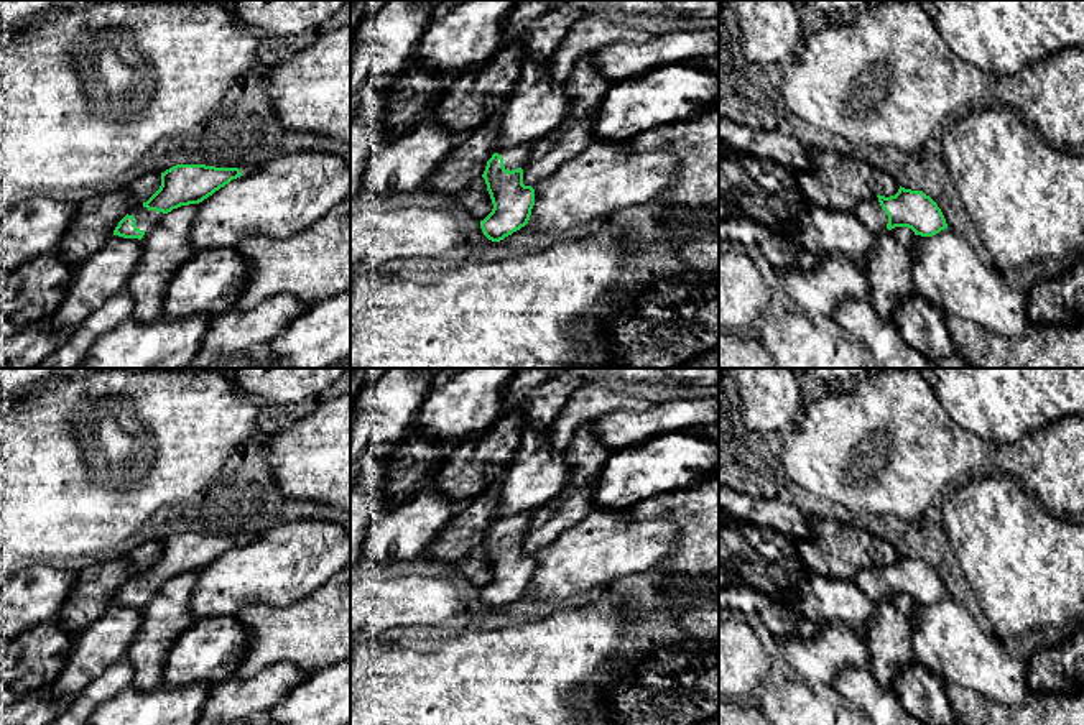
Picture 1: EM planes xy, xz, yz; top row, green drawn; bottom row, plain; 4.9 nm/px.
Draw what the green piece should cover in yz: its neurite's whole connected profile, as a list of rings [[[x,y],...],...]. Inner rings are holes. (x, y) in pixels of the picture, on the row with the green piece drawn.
[[[901,186],[895,196],[878,194],[857,204],[852,212],[873,233],[908,227],[915,235],[933,237],[947,229],[941,209],[929,196]]]

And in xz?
[[[535,143],[497,151],[487,161],[485,179],[493,209],[480,220],[484,235],[500,242],[525,227],[535,205],[535,189],[523,184],[523,169],[528,164]]]

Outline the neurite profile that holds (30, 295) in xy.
[[[56,250],[0,275],[0,330],[20,330],[51,319],[74,273],[76,268],[69,268]]]

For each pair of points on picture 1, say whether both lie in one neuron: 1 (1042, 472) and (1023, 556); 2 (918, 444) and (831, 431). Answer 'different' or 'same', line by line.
1: different
2: same

